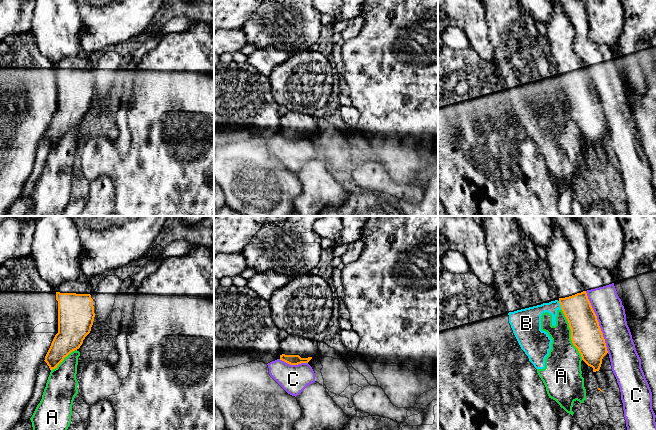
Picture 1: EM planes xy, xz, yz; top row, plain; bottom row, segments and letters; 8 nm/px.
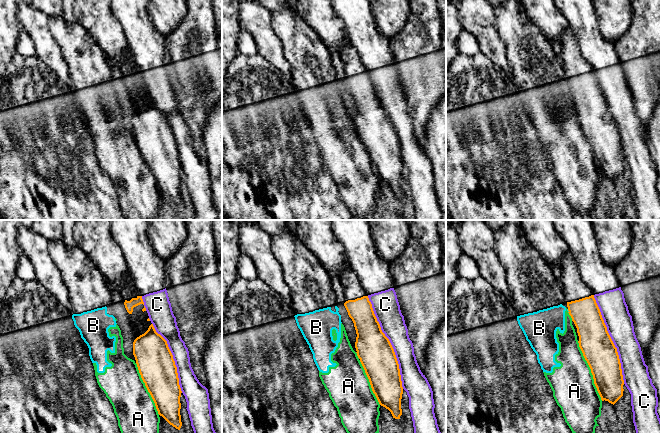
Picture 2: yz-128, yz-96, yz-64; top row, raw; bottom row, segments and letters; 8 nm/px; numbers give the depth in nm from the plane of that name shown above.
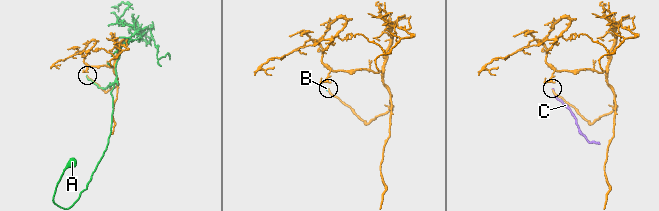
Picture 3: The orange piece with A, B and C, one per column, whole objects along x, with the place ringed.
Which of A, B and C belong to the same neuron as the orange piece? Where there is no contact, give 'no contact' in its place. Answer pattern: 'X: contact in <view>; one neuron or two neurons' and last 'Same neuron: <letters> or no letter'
A: contact in yz; two neurons
B: contact in yz; two neurons
C: contact in yz; two neurons
Same neuron: no letter

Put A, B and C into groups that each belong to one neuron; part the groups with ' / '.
A B / C

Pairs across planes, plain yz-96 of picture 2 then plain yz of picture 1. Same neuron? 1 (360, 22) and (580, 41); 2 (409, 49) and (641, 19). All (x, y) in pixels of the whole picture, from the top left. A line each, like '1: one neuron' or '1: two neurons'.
1: one neuron
2: one neuron

